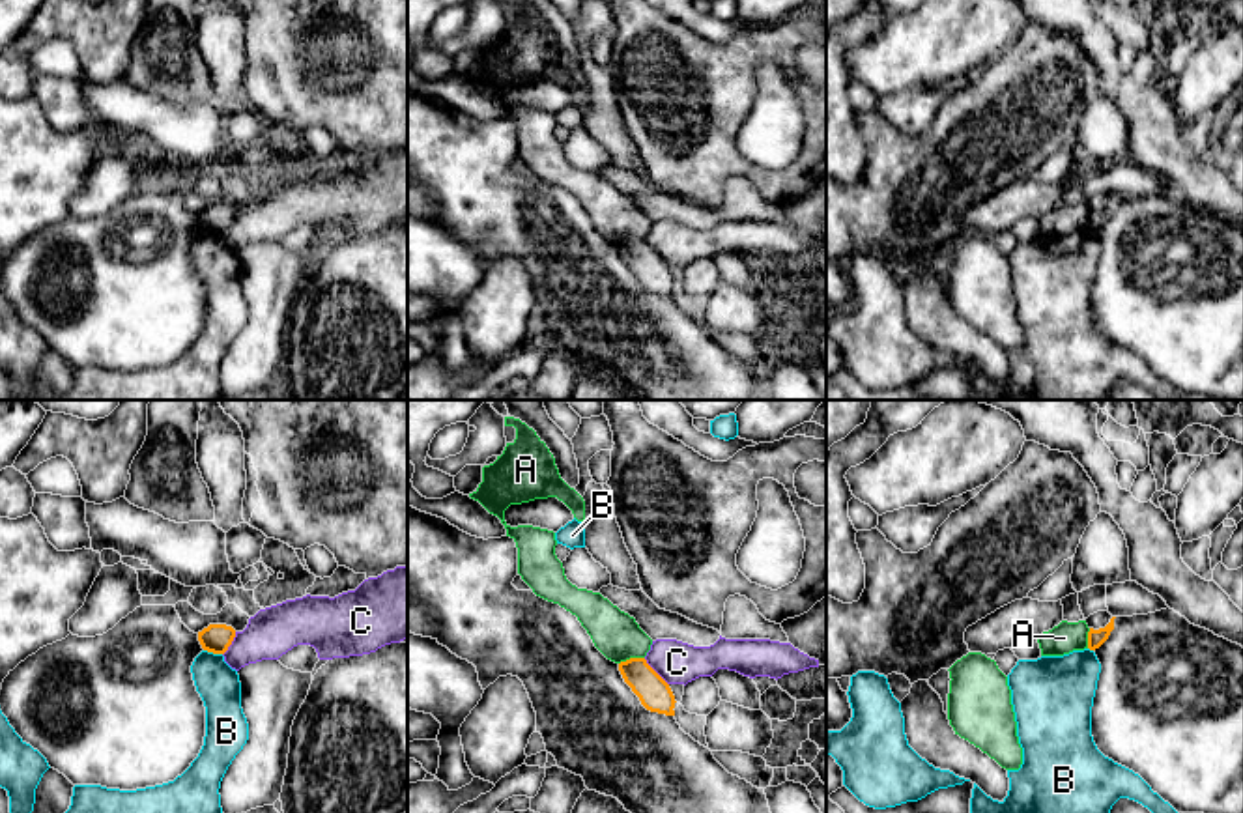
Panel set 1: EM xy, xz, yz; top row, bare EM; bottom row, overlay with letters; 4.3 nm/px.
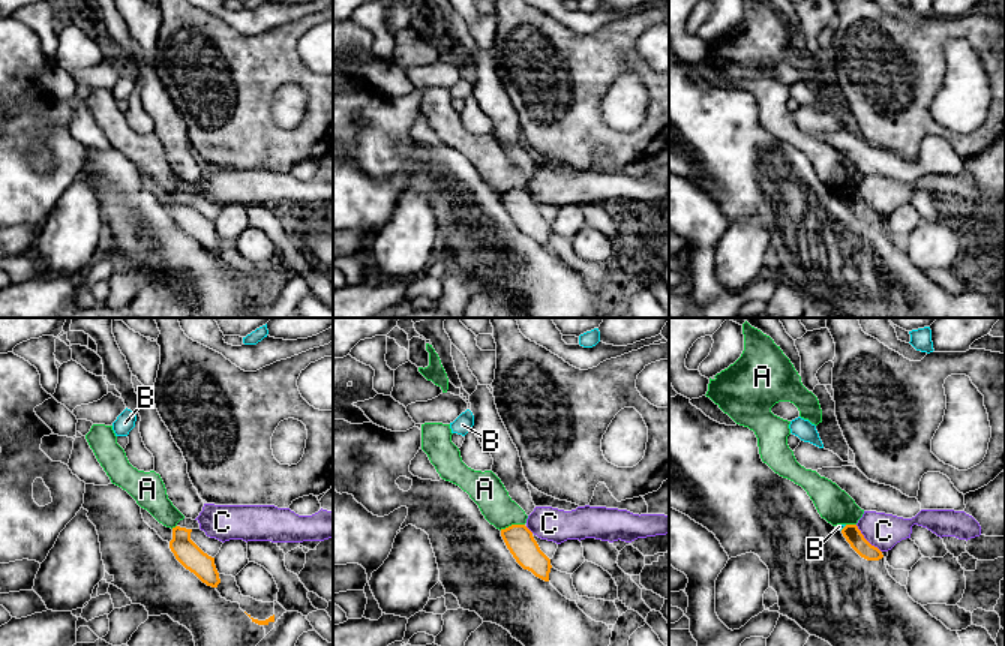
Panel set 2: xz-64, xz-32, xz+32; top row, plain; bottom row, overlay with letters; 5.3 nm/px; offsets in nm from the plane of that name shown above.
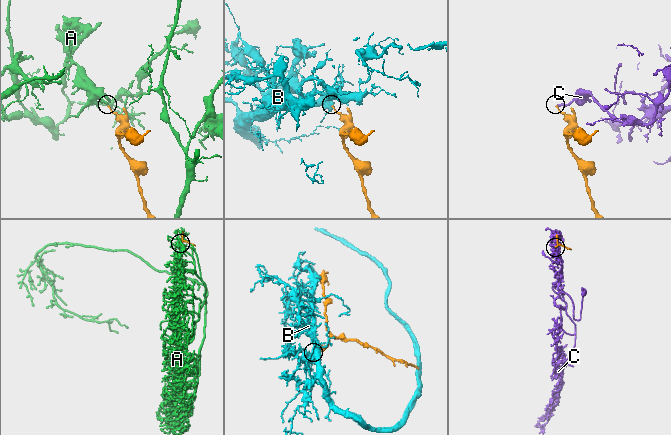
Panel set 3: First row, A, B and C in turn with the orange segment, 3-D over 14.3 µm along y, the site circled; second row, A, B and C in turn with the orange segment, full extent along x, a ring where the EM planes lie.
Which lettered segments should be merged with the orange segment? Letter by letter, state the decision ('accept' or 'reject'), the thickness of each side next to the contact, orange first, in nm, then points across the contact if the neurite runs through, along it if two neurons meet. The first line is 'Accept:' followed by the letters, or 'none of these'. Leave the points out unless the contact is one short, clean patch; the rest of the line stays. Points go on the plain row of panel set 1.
Accept: none of these
A: reject | 140/200 nm | along xz (643, 238), (632, 238), (619, 245)
B: reject | 120/180 nm | along xy (204, 230), (221, 236)
C: reject | 140/180 nm | along xz (643, 240), (668, 266)

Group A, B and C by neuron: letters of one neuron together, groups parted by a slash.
A / B / C

